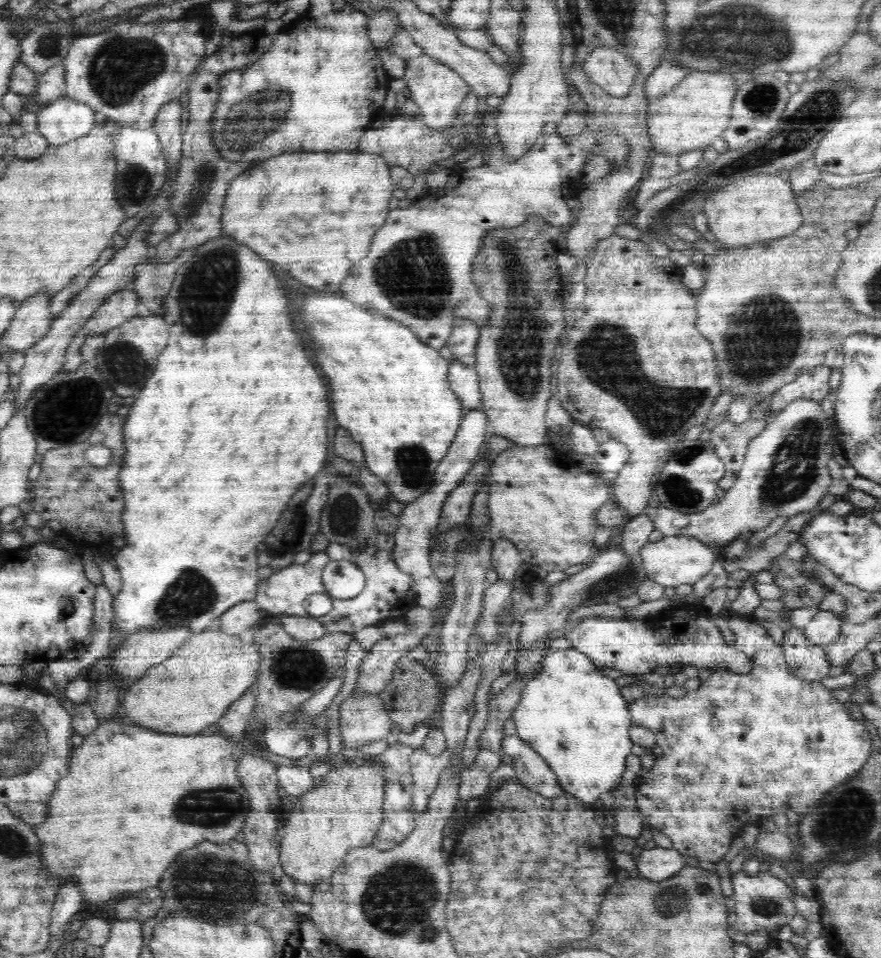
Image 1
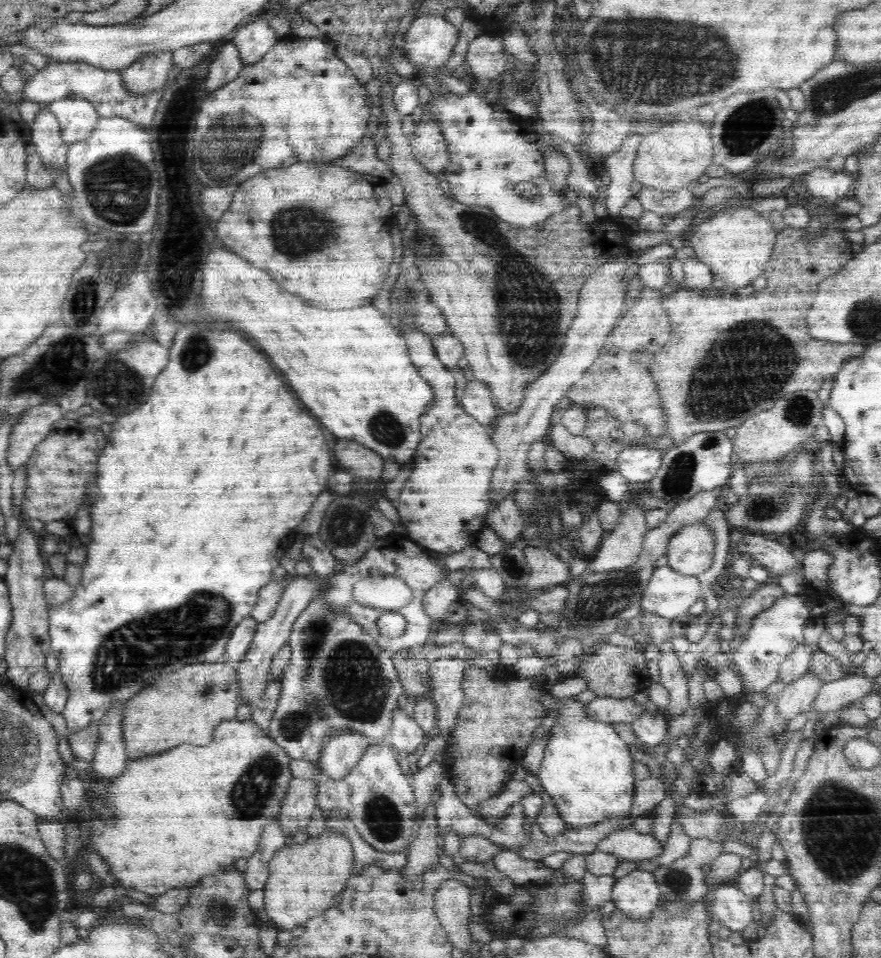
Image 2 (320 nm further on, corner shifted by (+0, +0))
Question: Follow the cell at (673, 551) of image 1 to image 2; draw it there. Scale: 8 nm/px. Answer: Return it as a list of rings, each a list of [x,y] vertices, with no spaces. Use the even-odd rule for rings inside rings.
[[[667,564],[654,567],[640,602],[640,614],[656,614],[681,626],[691,617],[690,606],[702,598],[702,594],[697,576],[678,574]]]

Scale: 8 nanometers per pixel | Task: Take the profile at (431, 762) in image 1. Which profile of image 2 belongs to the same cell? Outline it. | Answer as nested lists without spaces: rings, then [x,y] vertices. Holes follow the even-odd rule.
[[[396,707],[392,713],[392,728],[387,737],[394,748],[398,748],[402,755],[413,753],[420,743],[425,743],[428,737],[416,720],[410,718],[403,709]]]

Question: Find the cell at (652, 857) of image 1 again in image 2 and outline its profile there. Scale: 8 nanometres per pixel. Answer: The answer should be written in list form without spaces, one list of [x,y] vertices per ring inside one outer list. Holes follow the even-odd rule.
[[[636,870],[615,882],[610,899],[626,916],[644,921],[650,920],[660,896],[654,872]]]

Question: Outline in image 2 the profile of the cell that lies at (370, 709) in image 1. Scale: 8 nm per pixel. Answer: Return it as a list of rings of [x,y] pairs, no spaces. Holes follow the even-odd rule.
[[[343,733],[333,737],[320,755],[319,770],[331,780],[342,780],[371,744],[372,740],[360,734]]]

